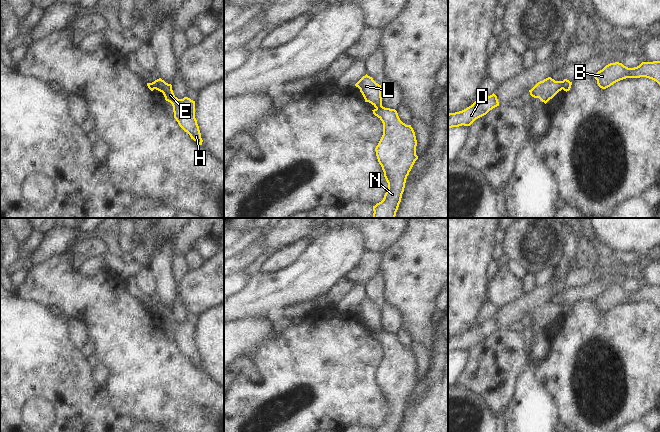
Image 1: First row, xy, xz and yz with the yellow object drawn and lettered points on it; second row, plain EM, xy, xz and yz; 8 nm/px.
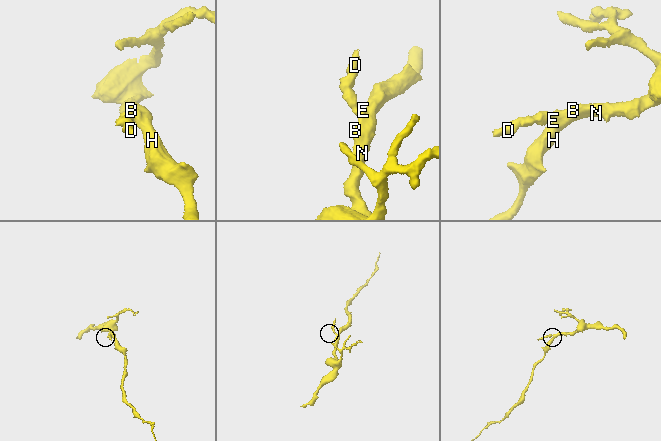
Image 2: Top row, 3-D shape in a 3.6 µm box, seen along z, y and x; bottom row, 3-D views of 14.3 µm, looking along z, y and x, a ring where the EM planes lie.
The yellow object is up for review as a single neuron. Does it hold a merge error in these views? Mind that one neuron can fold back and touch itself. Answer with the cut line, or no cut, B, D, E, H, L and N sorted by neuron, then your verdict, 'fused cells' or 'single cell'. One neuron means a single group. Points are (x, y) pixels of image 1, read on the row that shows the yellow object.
cut in yz along (561, 81), (562, 88); B E H N / D L; fused cells

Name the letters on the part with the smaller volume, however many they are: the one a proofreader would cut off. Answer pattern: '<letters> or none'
D, L

